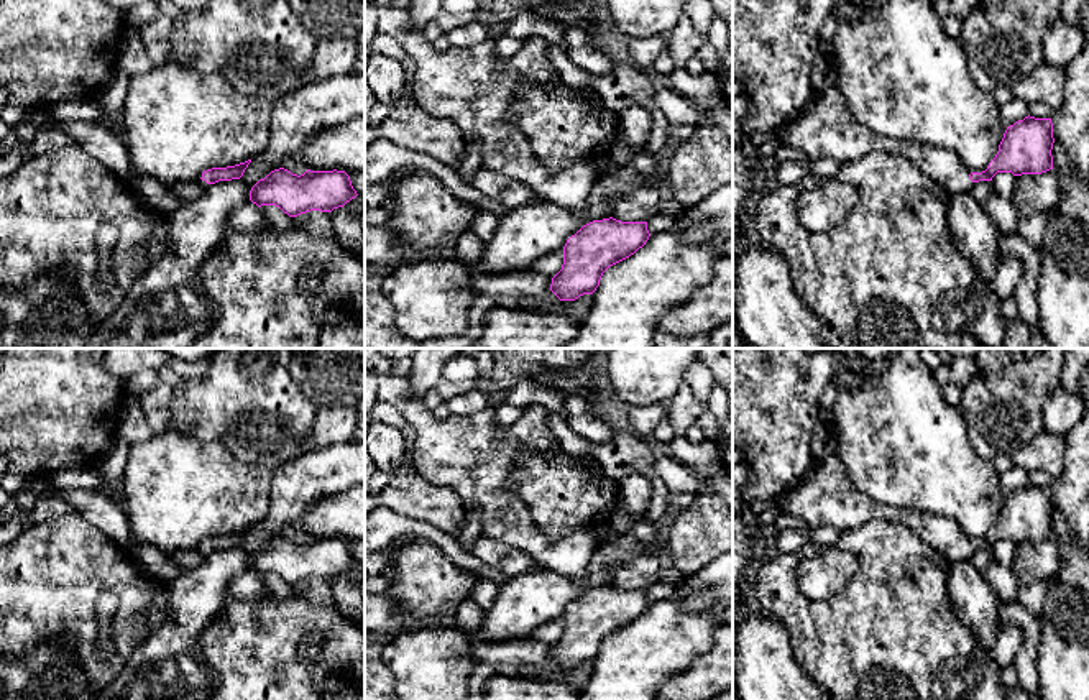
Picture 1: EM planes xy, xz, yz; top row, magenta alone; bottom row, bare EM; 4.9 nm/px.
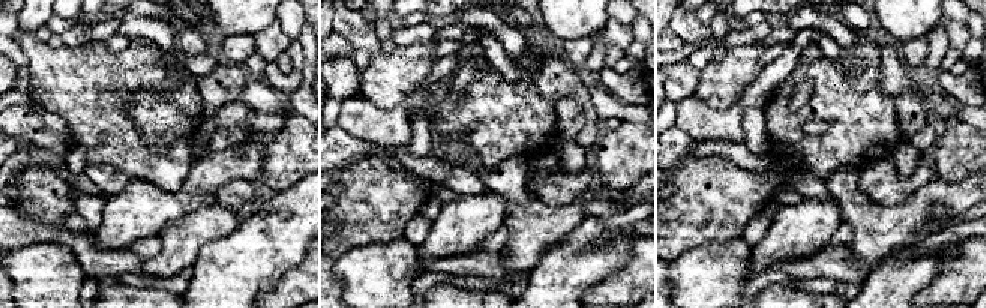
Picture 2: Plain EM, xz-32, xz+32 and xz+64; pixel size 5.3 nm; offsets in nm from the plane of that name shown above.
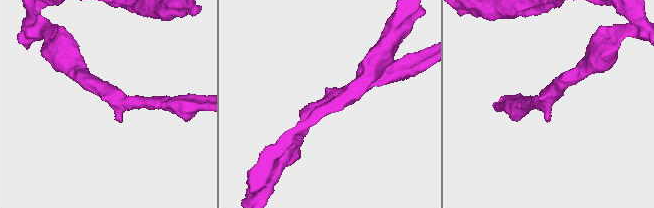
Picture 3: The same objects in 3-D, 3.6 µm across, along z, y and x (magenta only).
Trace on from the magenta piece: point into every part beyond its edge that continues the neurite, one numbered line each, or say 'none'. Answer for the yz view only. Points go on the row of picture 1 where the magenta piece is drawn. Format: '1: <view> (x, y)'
1: yz (825, 130)

